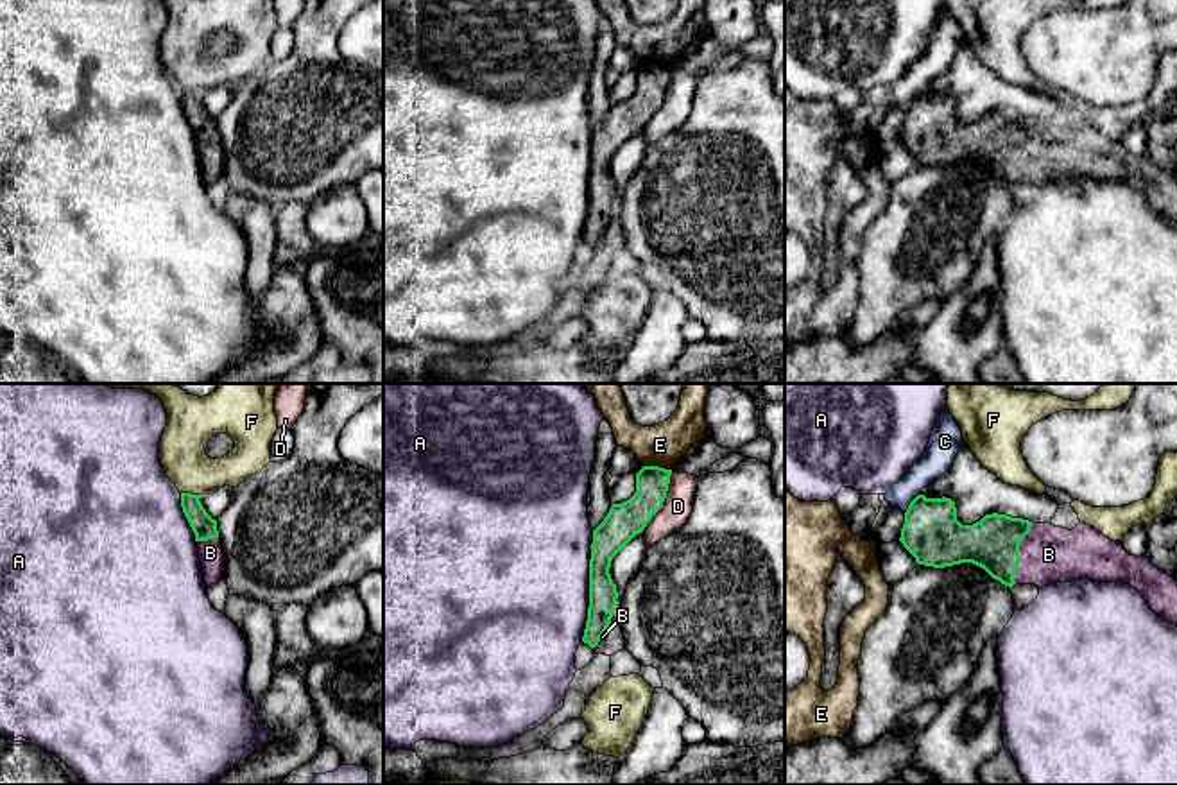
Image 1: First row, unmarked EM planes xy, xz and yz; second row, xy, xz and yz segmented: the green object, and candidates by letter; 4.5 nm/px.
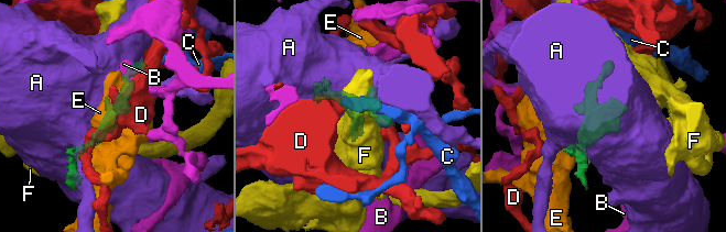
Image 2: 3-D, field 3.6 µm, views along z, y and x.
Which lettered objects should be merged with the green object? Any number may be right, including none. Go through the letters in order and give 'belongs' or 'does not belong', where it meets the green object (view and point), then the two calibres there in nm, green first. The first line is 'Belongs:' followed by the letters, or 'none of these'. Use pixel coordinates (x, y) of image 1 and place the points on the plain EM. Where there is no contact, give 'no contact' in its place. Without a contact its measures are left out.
Belongs: B
A: does not belong; contact xz (590, 199); calibres 130 and 500 nm
B: belongs; contact yz (1018, 151); calibres 240 and 260 nm
C: does not belong; contact yz (910, 103); calibres 260 and 130 nm
D: does not belong; contact xz (663, 99); calibres 160 and 140 nm
E: does not belong; contact xz (658, 65); calibres 150 and 190 nm
F: does not belong; contact xy (190, 92); calibres 110 and 220 nm

